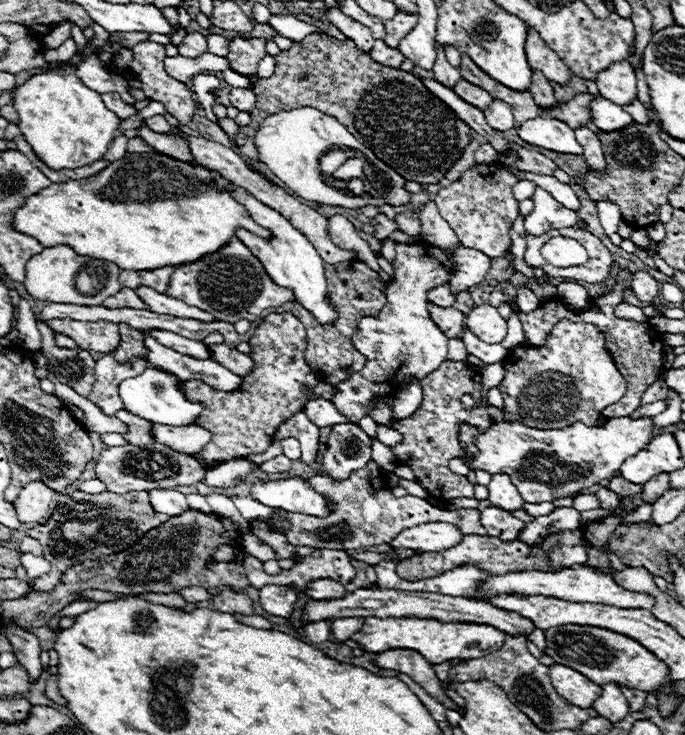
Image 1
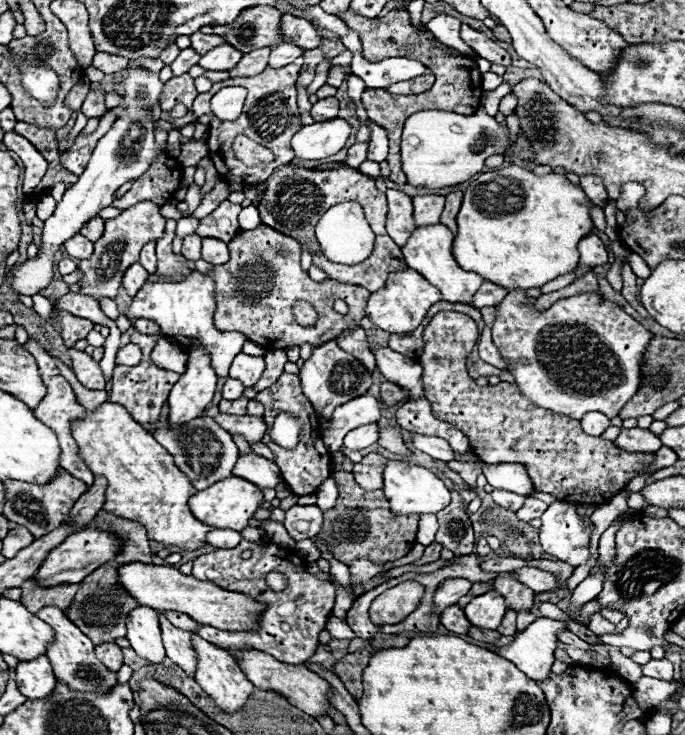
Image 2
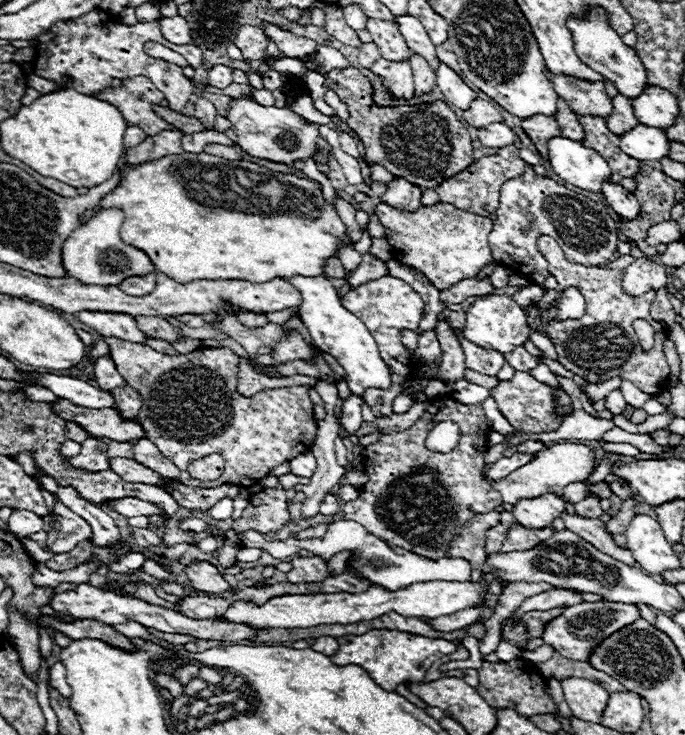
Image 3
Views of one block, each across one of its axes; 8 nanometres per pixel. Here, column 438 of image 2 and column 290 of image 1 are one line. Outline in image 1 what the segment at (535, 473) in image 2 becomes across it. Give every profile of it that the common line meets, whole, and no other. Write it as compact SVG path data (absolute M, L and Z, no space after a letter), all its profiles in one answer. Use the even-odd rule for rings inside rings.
M268 314L258 324L248 344L252 346L250 358L254 362L254 368L250 374L242 376L242 386L238 390L214 390L202 380L180 382L184 396L190 402L204 404L204 410L198 416L196 424L206 428L212 434L212 440L200 452L196 452L194 458L204 460L206 464L228 462L234 458L244 458L248 454L264 452L272 444L278 426L292 418L296 412L304 410L310 398L324 398L332 402L336 394L336 386L318 380L312 374L312 368L306 364L306 330L294 314Z

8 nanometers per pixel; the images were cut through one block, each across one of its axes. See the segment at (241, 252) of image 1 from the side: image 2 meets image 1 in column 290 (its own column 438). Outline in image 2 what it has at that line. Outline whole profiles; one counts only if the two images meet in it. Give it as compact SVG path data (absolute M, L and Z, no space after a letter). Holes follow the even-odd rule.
M408 268L404 272L392 272L386 280L386 286L372 292L372 296L366 304L366 316L378 328L382 328L390 334L404 334L404 332L412 332L414 328L418 328L418 324L424 320L428 308L440 300L442 300L442 294L438 292L438 288L428 284L418 272Z

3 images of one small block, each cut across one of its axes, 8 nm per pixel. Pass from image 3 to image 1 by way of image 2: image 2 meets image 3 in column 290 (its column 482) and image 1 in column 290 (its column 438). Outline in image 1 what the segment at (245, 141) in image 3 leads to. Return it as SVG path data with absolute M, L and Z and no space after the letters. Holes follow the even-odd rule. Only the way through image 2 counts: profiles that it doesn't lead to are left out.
M296 108L296 110L284 110L278 114L272 114L258 128L254 144L258 150L260 162L264 162L272 170L272 174L276 174L296 196L304 200L326 204L326 206L344 206L344 208L362 208L366 205L378 207L384 203L384 196L376 197L376 200L368 200L368 196L354 196L344 190L332 188L324 182L324 176L318 170L318 164L320 164L320 156L324 156L326 152L334 148L352 148L362 152L368 162L372 154L334 116L322 114L316 108Z

